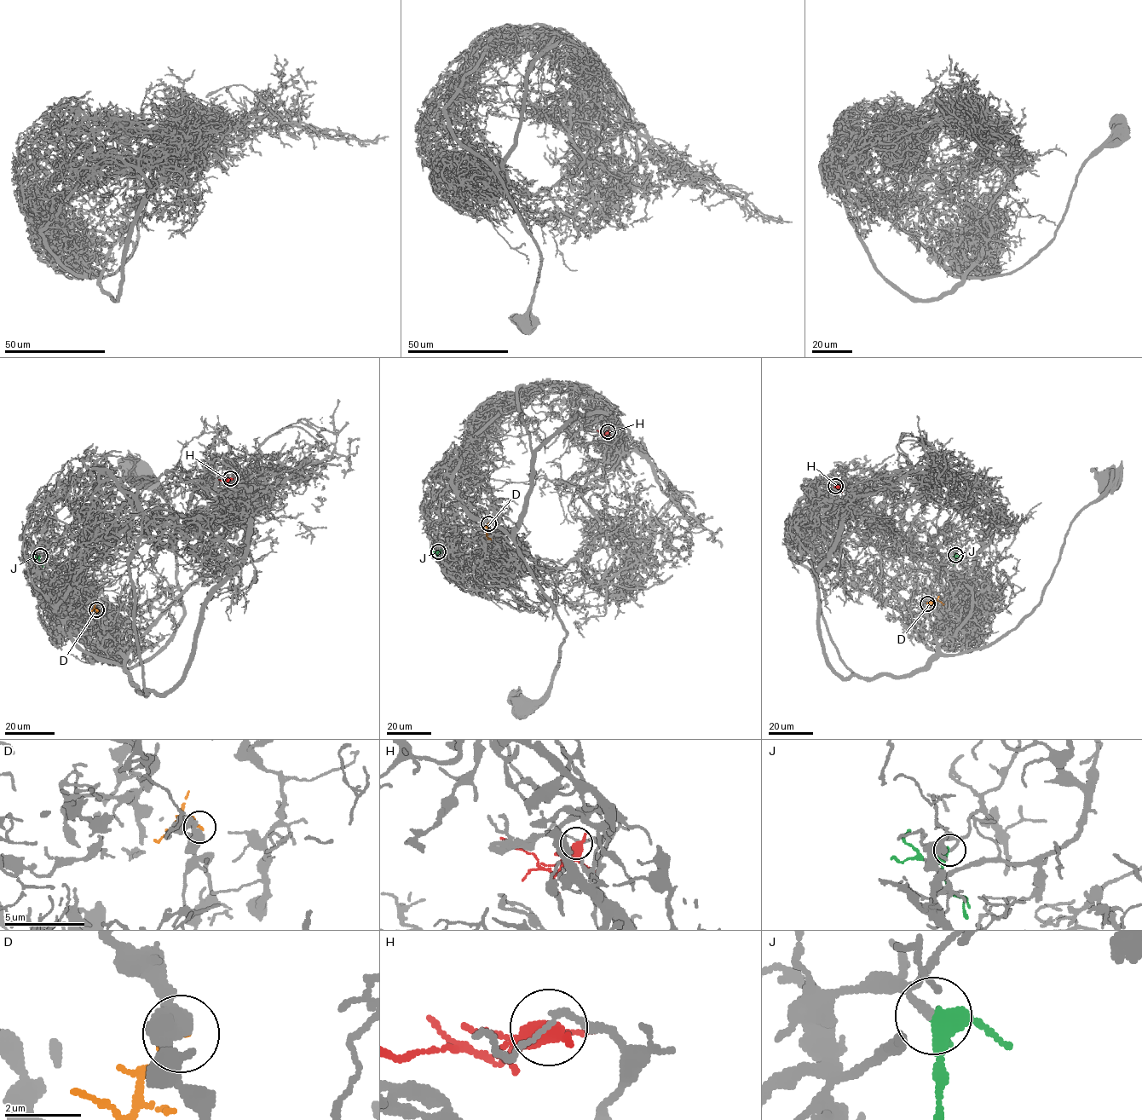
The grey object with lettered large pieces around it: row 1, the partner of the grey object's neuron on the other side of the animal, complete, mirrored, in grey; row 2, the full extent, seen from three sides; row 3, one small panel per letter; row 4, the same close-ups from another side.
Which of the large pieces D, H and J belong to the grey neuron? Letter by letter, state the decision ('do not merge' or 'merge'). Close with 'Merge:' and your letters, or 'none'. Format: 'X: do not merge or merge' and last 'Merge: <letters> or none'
D: do not merge
H: do not merge
J: merge
Merge: J

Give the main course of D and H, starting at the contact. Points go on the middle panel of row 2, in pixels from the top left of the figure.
D: (488, 523), (486, 529), (490, 539), (487, 539)
H: (608, 431), (602, 434), (596, 430)

